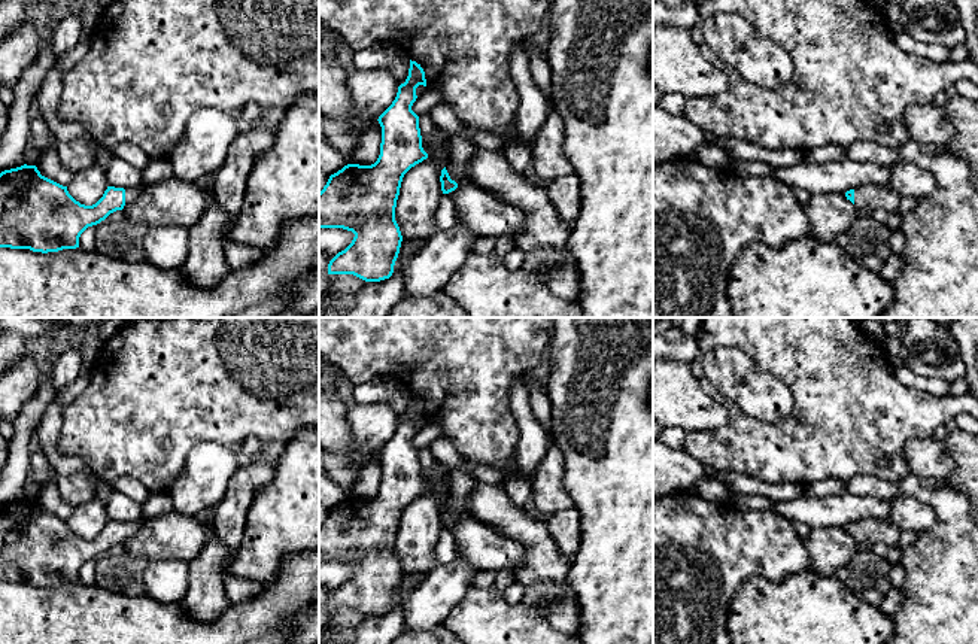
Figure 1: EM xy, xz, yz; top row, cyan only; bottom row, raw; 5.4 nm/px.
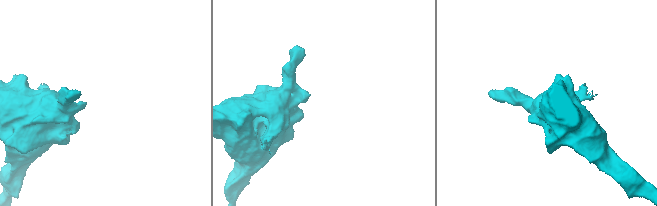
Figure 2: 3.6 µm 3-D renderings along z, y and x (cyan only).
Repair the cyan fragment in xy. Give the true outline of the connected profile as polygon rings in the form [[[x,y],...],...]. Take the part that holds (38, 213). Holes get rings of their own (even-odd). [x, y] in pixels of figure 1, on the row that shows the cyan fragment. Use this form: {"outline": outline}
{"outline": [[[36,165],[0,173],[0,247],[58,252],[79,247],[81,234],[110,213],[133,203],[137,188],[107,186],[92,206],[76,201],[63,186],[40,174]]]}

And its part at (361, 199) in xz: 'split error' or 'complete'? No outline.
complete

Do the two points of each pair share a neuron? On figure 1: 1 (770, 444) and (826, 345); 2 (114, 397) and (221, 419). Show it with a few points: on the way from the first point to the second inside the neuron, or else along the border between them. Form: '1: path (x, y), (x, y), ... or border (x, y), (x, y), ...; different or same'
1: path (804, 443), (808, 443), (826, 425), (826, 379); same
2: path (140, 397), (194, 397); same

